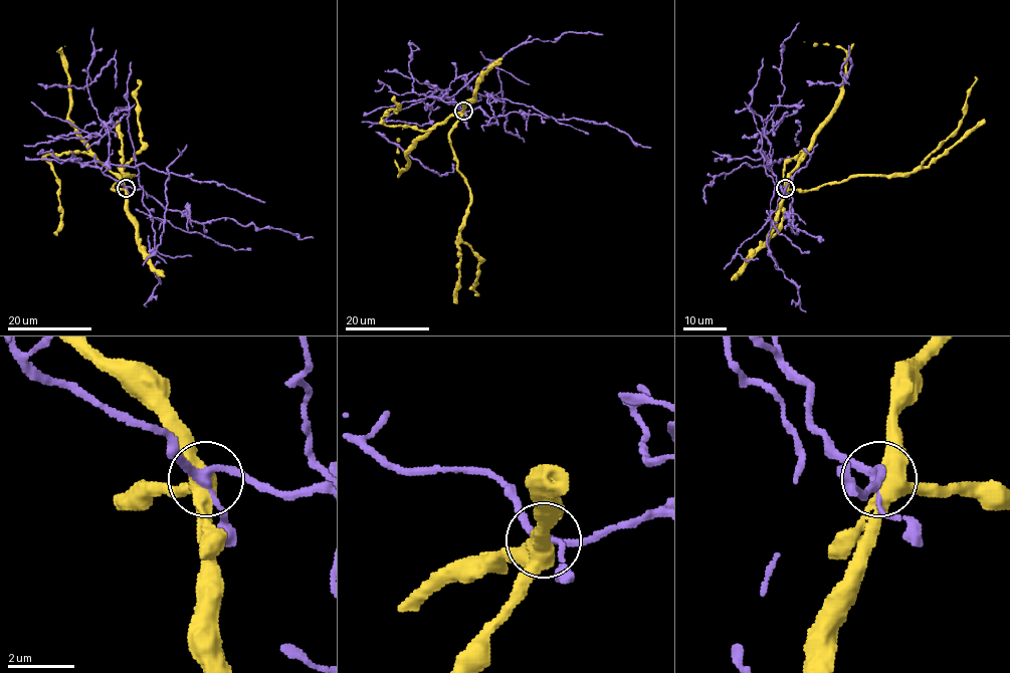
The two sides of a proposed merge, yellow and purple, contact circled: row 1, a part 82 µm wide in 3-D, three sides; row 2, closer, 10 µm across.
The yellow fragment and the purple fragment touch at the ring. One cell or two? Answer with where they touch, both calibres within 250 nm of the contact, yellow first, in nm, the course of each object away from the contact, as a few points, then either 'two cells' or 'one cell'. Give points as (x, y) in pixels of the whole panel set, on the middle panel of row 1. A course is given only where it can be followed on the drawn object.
at (463, 110); 480 nm thick on the yellow side, 240 nm on the other; yellow runs (463, 110), (450, 132), (449, 141), (457, 166), (469, 189), (470, 205), (460, 236), (479, 258), (474, 293); purple runs (463, 110), (441, 97), (453, 80), (465, 75), (476, 101), (481, 95), (529, 105), (588, 134); two cells

